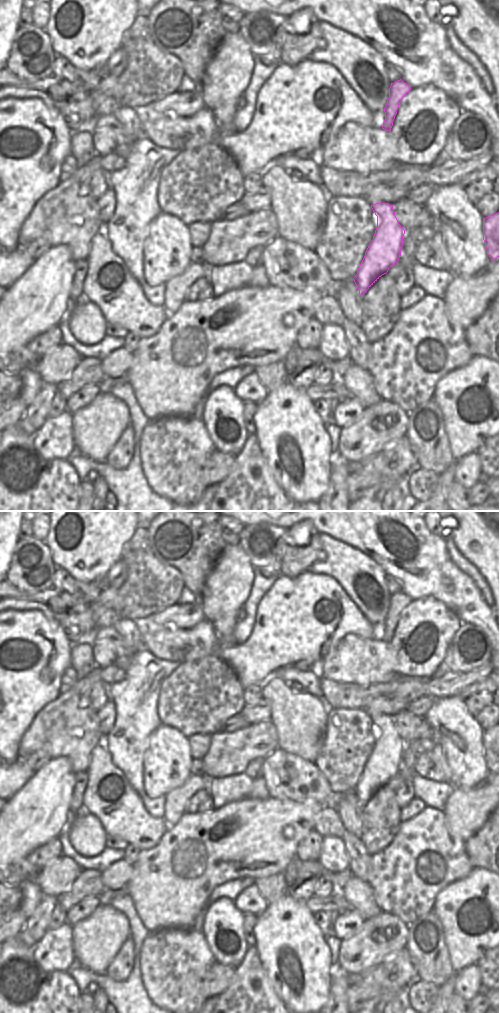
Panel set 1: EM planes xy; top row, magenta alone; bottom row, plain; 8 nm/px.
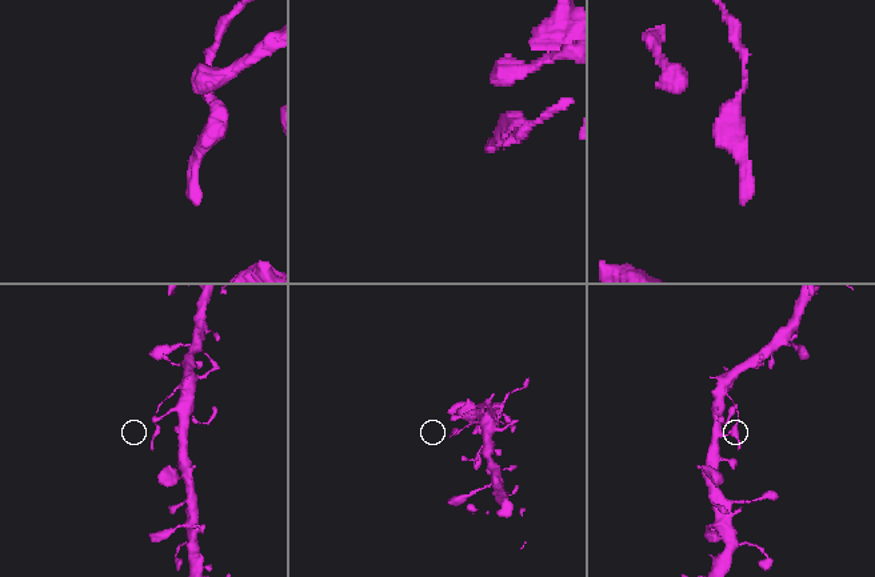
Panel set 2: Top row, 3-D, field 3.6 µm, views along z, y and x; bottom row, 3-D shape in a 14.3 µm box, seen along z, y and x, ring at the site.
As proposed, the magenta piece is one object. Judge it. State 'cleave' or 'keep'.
cleave

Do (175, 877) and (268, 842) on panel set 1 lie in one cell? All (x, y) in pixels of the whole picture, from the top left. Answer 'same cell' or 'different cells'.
same cell

